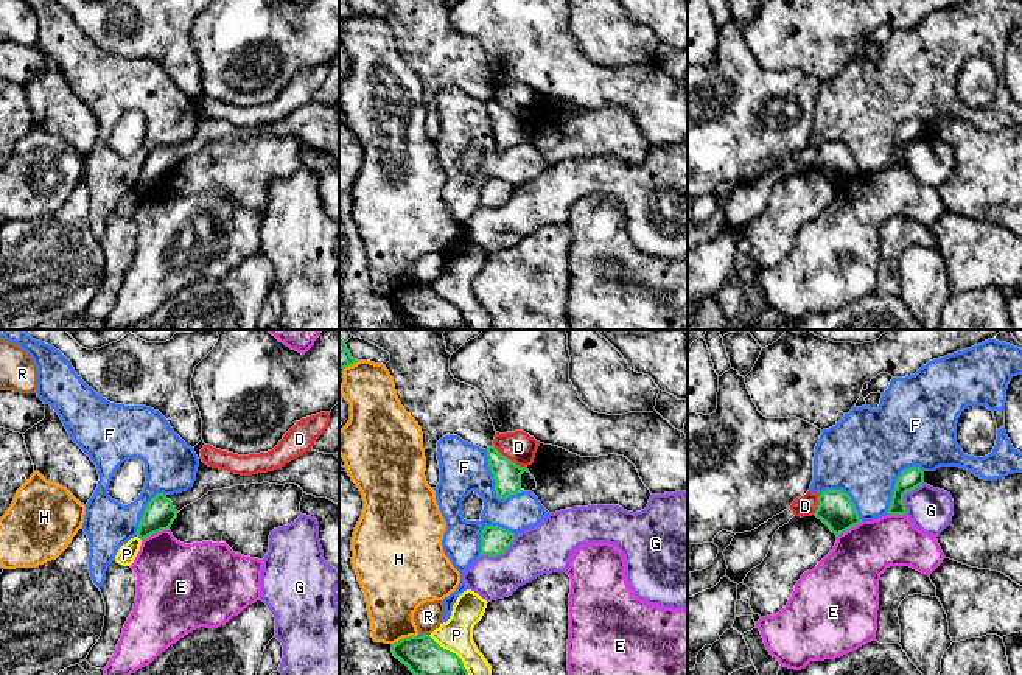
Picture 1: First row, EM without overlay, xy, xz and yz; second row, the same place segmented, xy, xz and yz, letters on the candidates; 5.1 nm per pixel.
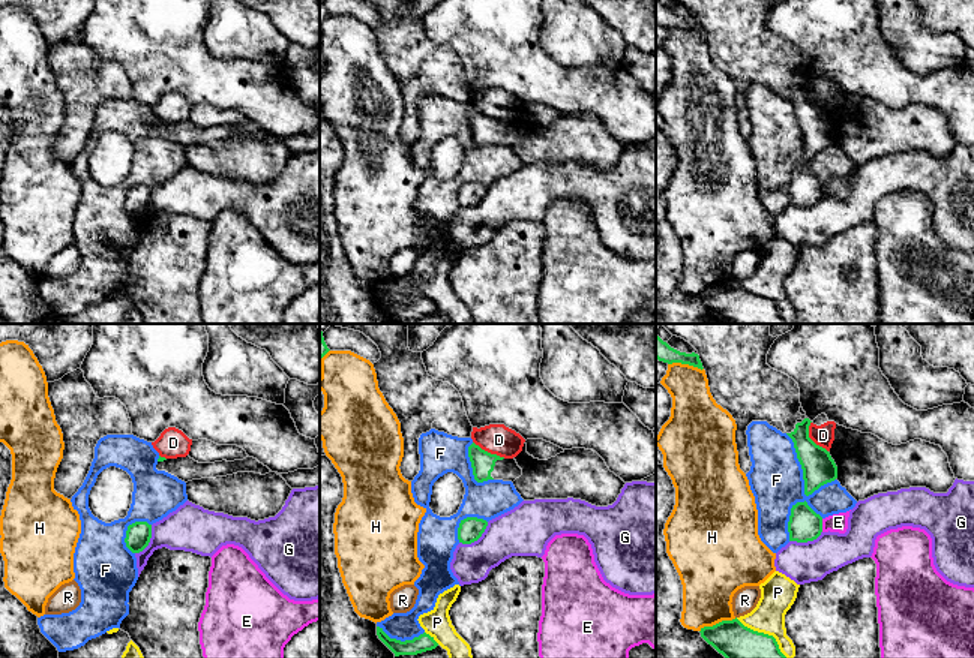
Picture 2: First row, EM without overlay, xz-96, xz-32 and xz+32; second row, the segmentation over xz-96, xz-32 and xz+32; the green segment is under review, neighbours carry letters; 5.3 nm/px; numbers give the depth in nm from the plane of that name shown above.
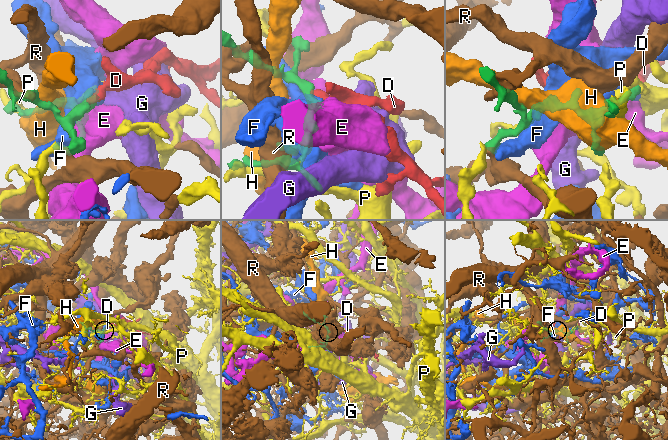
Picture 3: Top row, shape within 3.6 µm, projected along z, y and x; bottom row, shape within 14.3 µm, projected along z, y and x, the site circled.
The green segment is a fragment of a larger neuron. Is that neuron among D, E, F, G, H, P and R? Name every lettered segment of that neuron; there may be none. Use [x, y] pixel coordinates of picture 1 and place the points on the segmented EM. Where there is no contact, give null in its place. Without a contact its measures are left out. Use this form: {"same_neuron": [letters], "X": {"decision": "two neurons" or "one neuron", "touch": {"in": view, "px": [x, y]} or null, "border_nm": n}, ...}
{"same_neuron": [], "D": {"decision": "two neurons", "touch": {"in": "xz", "px": [509, 459]}, "border_nm": 220}, "E": {"decision": "two neurons", "touch": {"in": "xy", "px": [154, 532]}, "border_nm": 160}, "F": {"decision": "two neurons", "touch": {"in": "xz", "px": [495, 486]}, "border_nm": 300}, "G": {"decision": "two neurons", "touch": {"in": "xz", "px": [500, 554]}, "border_nm": 220}, "H": {"decision": "two neurons", "touch": {"in": "xz", "px": [403, 638]}, "border_nm": 140}, "P": {"decision": "two neurons", "touch": {"in": "xz", "px": [451, 652]}, "border_nm": 300}, "R": {"decision": "two neurons", "touch": {"in": "xz", "px": [426, 635]}, "border_nm": 30}}

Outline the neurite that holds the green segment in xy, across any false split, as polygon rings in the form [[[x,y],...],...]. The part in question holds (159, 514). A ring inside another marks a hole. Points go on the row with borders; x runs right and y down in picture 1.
[[[201,440],[193,448],[199,459],[193,487],[187,491],[174,495],[157,493],[148,502],[142,515],[137,529],[137,537],[140,540],[145,540],[160,530],[168,530],[184,507],[196,502],[208,491],[232,488],[235,485],[263,482],[277,485],[296,484],[306,495],[327,498],[334,504],[339,504],[339,457],[334,454],[324,454],[310,449],[278,470],[252,476],[241,476],[204,463],[201,459],[201,449],[204,445],[204,440]]]

